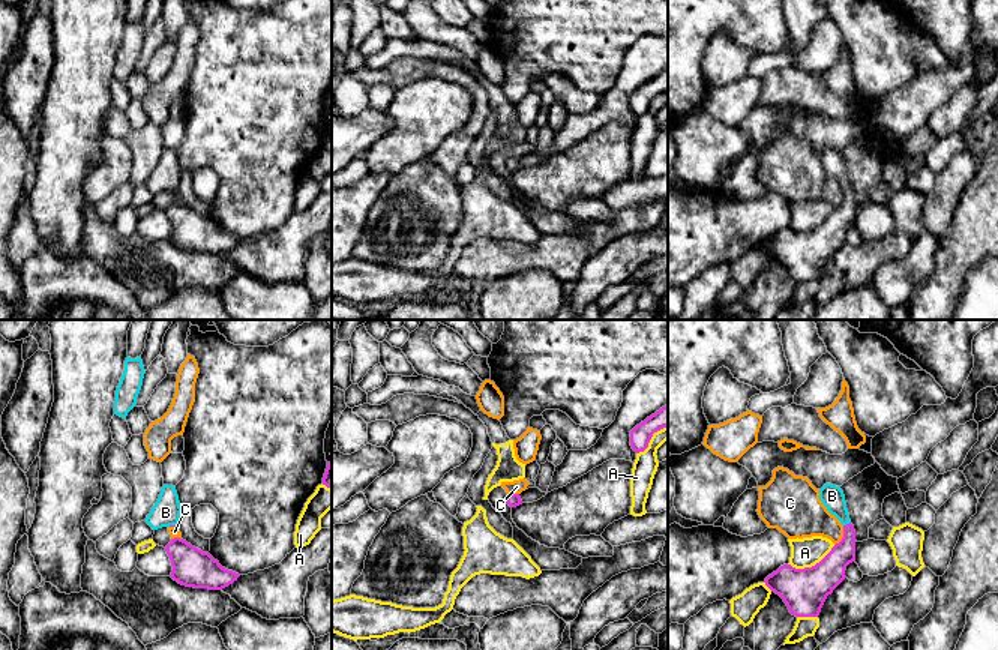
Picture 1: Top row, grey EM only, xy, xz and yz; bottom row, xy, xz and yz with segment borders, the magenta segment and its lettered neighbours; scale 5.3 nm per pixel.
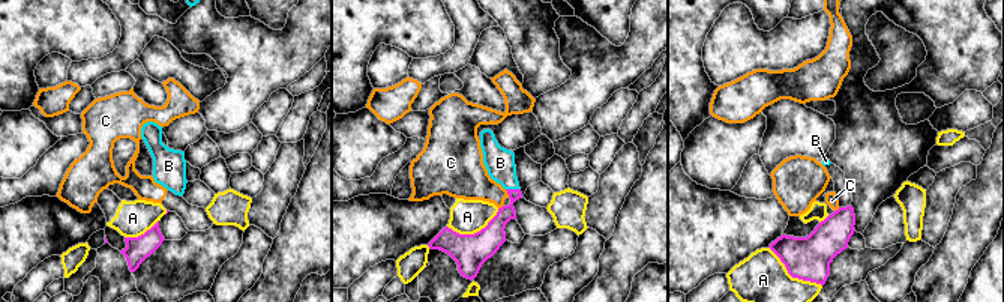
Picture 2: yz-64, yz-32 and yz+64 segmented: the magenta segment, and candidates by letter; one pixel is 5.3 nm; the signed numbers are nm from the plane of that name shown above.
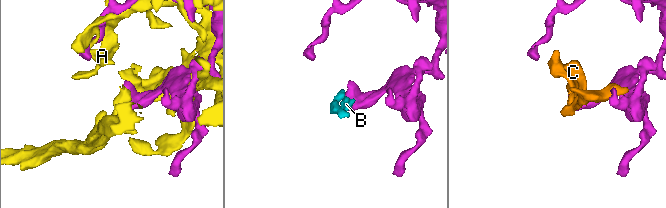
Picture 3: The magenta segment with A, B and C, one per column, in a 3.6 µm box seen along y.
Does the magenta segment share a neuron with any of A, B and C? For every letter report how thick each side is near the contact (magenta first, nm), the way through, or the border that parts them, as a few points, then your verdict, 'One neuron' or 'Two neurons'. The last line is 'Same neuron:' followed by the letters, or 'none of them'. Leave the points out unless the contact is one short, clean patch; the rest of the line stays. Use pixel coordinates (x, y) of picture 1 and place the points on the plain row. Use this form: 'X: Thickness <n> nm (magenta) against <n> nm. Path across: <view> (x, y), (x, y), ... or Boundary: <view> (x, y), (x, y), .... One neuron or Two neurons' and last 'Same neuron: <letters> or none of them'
A: Thickness 240 nm (magenta) against 160 nm. Two neurons
B: Thickness 150 nm (magenta) against 120 nm. Path across: yz (832, 231), (847, 210), (847, 188), (832, 159). One neuron
C: Thickness 170 nm (magenta) against 240 nm. Boundary: yz (844, 189), (844, 198), (835, 209). Two neurons
Same neuron: B

